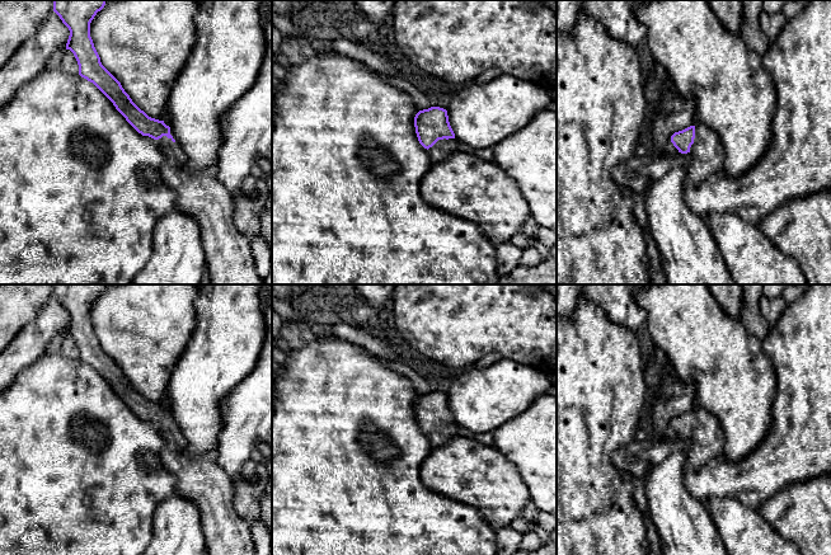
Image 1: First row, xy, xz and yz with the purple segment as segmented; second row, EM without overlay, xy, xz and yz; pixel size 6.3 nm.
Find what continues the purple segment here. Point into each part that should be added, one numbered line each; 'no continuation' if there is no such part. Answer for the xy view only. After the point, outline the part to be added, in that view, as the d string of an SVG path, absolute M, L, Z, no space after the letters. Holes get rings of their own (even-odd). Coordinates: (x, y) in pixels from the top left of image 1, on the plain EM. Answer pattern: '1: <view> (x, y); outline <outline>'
1: xy (201, 480); outline M172 414L170 419L156 424L165 439L161 462L174 475L177 493L199 511L206 554L257 555L250 525L234 509L231 479L217 464L216 452L186 456L187 441Z

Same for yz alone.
1: yz (707, 437); outline M695 406L695 423L690 432L690 448L685 461L685 471L695 471L714 456L723 453L723 432L718 419L706 409Z

